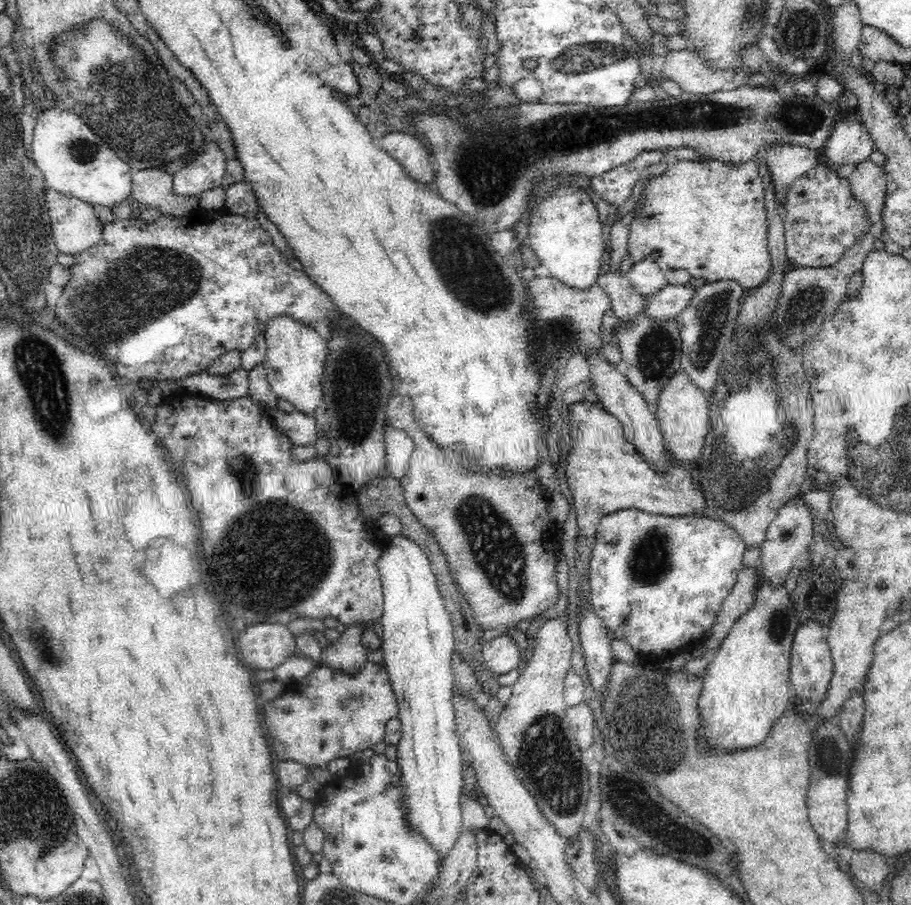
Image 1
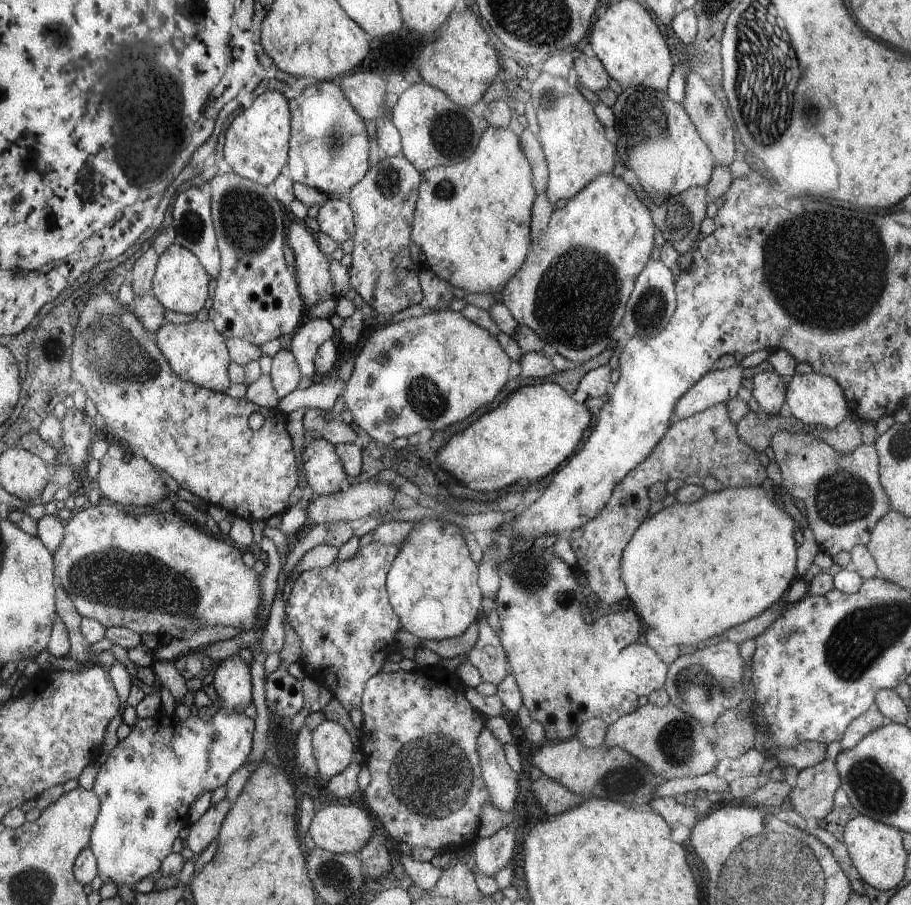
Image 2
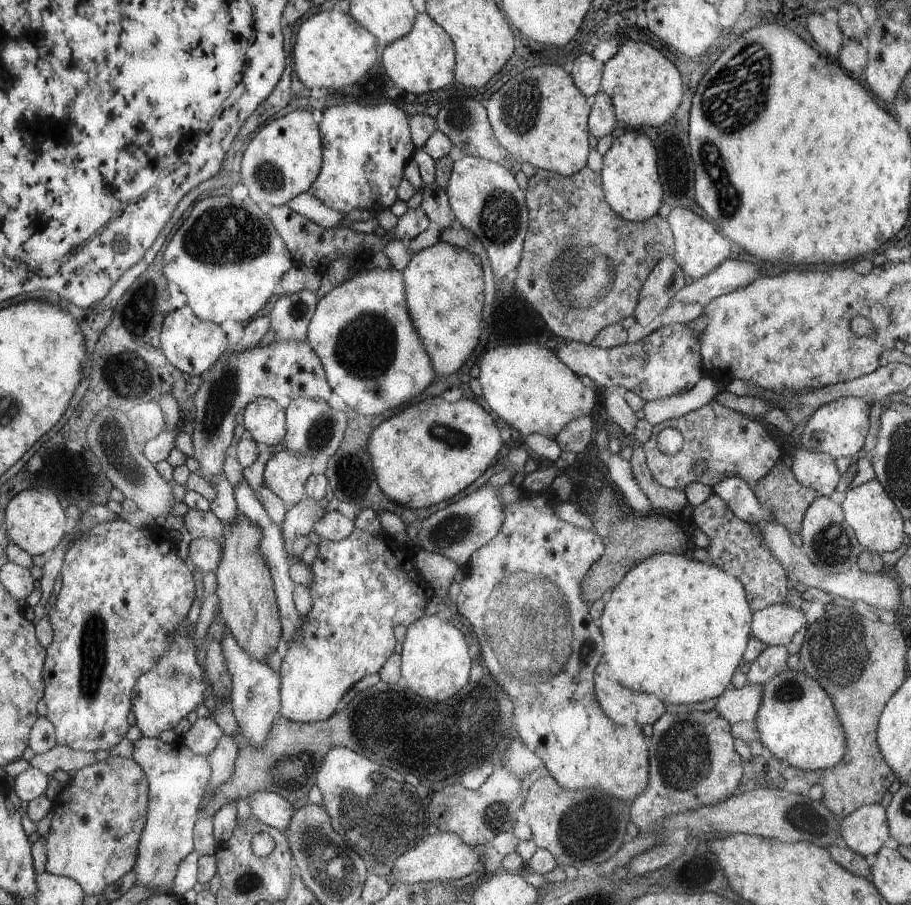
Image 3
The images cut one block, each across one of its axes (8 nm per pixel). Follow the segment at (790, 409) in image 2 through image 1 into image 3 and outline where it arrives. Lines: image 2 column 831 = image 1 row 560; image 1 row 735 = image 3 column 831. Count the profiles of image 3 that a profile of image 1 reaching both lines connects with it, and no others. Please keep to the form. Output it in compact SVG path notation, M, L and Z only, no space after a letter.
M862 397L837 398L820 406L805 424L800 446L815 453L829 454L835 459L858 454L868 434L868 424L870 424L868 410L870 410L870 404Z

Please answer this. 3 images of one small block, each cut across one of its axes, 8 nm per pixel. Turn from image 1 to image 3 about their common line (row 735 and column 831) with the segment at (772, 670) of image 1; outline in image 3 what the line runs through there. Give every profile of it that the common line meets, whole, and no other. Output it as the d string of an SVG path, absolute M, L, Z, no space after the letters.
M786 668L764 683L755 727L758 740L774 757L800 771L824 770L841 762L846 754L846 734L840 726L833 699L821 683L800 669Z

